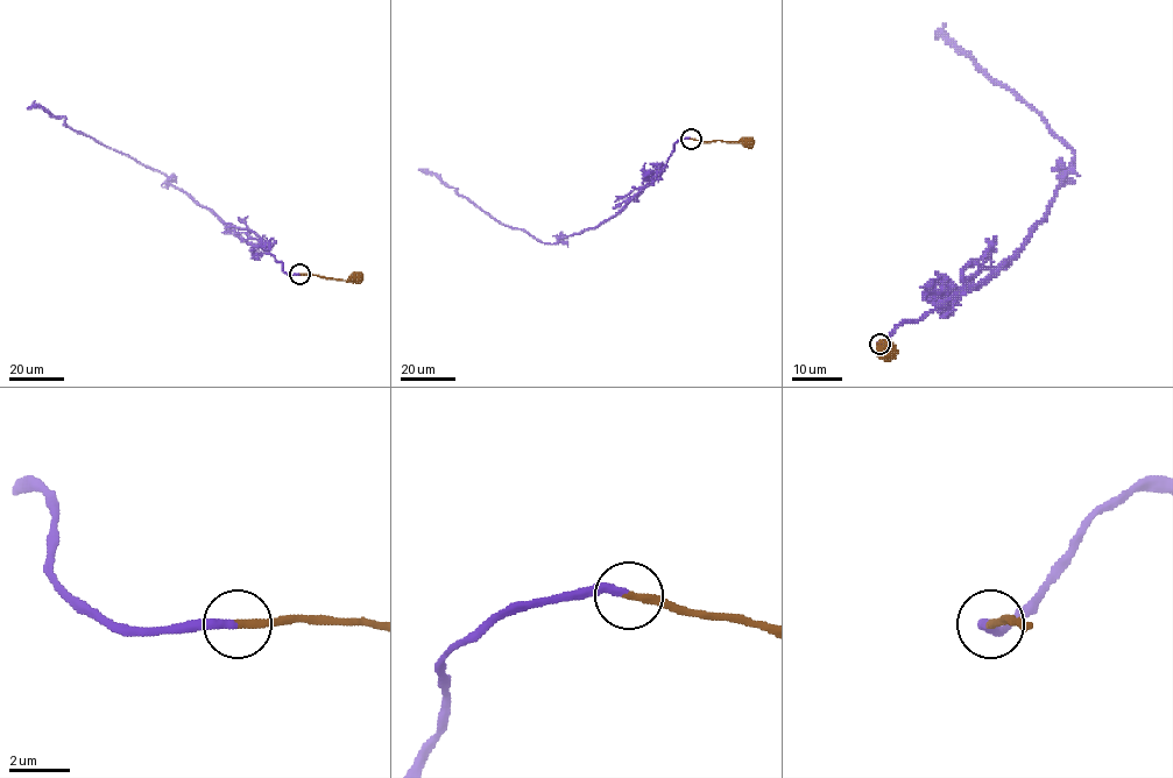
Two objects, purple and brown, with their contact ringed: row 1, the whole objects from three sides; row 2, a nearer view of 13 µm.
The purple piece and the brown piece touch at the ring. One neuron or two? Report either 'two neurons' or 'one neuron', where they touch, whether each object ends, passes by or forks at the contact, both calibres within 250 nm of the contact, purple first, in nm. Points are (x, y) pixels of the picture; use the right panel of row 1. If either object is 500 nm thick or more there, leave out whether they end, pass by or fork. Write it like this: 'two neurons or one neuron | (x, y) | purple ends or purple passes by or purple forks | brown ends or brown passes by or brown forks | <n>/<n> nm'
one neuron | (880, 344) | purple ends | brown ends | 280/280 nm

